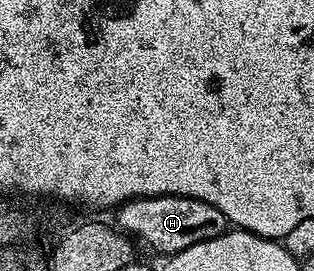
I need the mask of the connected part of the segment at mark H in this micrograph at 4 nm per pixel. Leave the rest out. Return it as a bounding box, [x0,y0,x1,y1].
[114,196,229,254]

